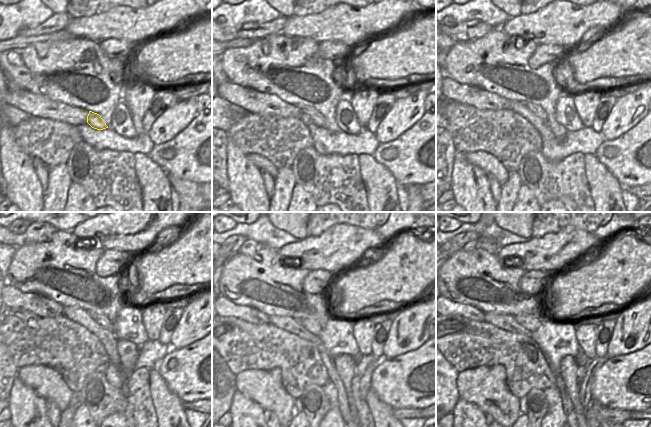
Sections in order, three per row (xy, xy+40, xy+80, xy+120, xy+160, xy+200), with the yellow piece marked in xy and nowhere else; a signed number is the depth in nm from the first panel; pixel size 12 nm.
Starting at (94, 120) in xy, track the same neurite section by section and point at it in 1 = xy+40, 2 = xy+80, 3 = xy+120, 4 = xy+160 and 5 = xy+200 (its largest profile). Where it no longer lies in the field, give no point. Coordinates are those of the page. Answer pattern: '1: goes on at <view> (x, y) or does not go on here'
1: goes on at xy+40 (317, 118)
2: goes on at xy+80 (536, 109)
3: goes on at xy+120 (89, 331)
4: goes on at xy+160 (312, 325)
5: goes on at xy+200 (531, 322)

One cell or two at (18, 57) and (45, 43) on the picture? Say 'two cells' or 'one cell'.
two cells

